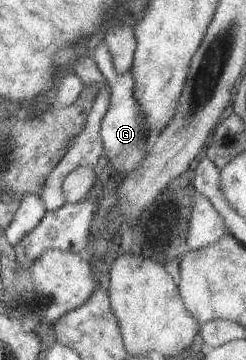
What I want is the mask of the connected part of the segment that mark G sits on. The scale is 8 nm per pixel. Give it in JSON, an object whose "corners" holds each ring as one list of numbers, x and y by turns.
{"corners":[[102,42,96,47,92,46,91,52,96,67,105,77,105,81,110,87,110,105,108,105,108,111,106,111,102,123,100,123,100,139,112,167,126,175,146,155,146,141,148,141,146,119,144,119,144,113,140,111,138,101,134,99,134,79,132,79,132,75,130,75,130,72,126,75,118,75,114,71,112,57,108,53,106,42]]}

